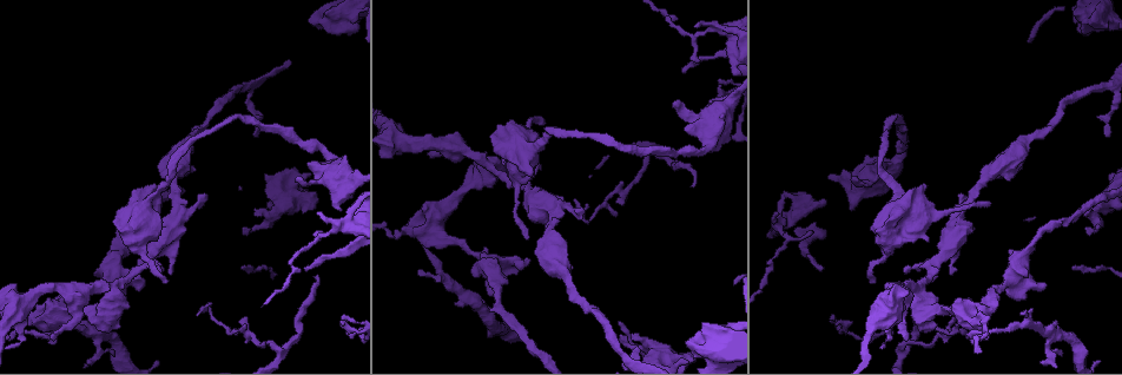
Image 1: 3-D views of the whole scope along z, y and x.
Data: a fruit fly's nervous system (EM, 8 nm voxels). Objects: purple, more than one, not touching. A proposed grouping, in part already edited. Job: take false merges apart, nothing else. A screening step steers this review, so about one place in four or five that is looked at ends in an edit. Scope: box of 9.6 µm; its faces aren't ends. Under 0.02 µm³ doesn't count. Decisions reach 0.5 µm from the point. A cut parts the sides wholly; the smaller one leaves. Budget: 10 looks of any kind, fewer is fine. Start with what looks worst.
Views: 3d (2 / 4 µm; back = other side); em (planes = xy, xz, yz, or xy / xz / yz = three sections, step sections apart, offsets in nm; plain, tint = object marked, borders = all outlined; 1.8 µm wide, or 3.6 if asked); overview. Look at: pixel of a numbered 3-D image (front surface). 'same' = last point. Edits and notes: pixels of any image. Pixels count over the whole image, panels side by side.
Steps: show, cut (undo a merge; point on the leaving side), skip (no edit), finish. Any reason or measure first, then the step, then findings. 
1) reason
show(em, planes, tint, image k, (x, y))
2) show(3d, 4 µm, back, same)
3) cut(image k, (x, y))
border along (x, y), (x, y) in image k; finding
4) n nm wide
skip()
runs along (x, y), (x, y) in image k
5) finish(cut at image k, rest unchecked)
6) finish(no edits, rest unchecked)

side arm on a straight run
show(em, xy, step 16, tint, image 1, (915, 289))

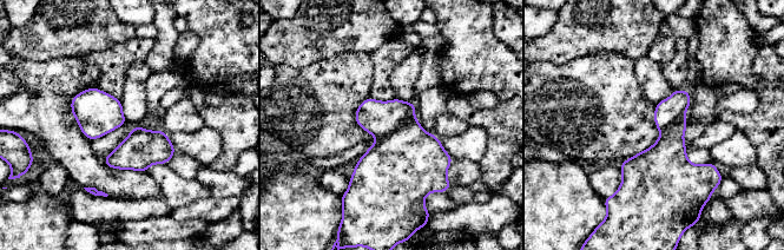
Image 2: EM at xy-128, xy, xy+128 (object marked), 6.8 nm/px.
skip()
continuous, no second neuron

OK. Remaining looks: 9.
branch point
show(3d, 4 µm, image 1, (903, 350))

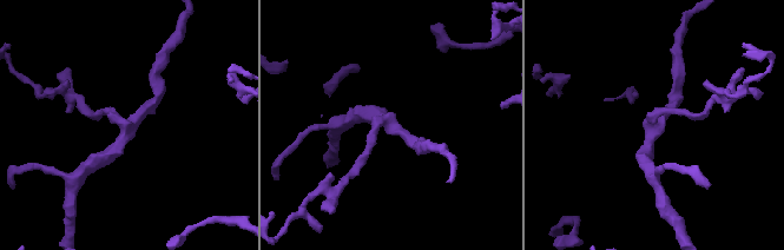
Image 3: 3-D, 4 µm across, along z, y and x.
3 arms; need the tissue
show(em, xy, step 16, tint, image 3, (387, 124))

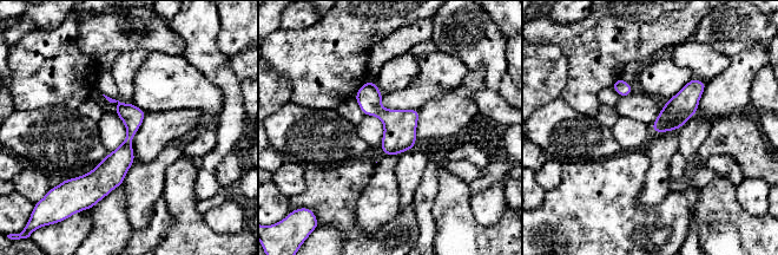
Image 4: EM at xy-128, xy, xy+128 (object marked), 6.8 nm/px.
cut it another way
show(em, planes, tint, same)

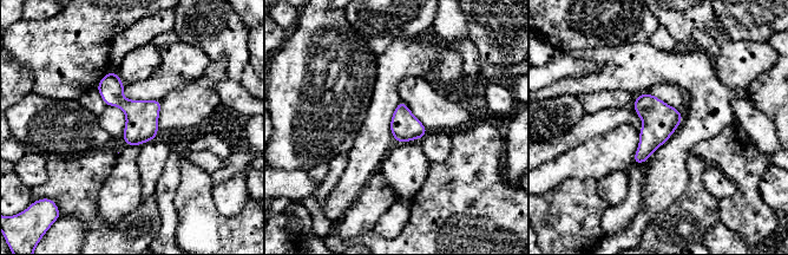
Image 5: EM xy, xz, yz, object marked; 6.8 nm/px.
skip()
all the same neuron

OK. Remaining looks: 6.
show(3d, 2 µm, back, image 1, (350, 223))

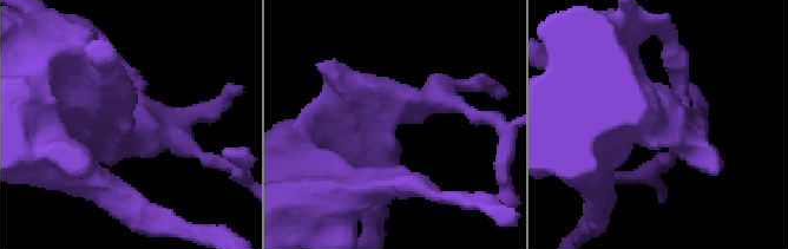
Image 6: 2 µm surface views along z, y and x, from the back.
now the EM
show(em, planes, borders, image 6, (138, 127))

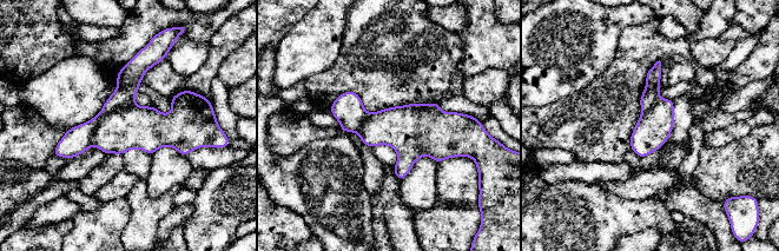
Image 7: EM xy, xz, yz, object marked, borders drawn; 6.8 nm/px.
cut(image 7, (78, 139))
the part that leaves runs along (153, 61), (60, 152) in image 7; two neurons meet here

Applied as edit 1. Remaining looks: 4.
sharp bend
show(3d, 4 µm, image 1, (887, 228))

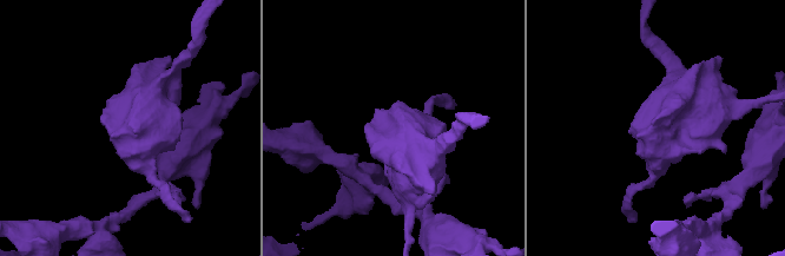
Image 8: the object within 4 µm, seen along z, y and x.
show(em, 3.6 µm, xz, step 16, tint, image 8, (398, 129))

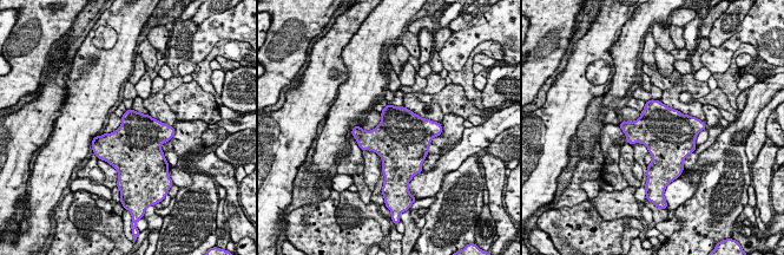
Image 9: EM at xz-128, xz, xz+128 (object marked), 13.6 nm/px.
cut it another way
show(em, 3.6 µm, planes, tint, same)

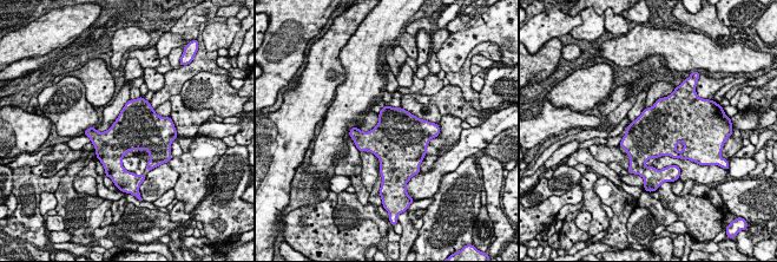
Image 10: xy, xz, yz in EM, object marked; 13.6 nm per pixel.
skip()
one neuron here

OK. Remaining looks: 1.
finish(cut at image 7, rest unchecked)

